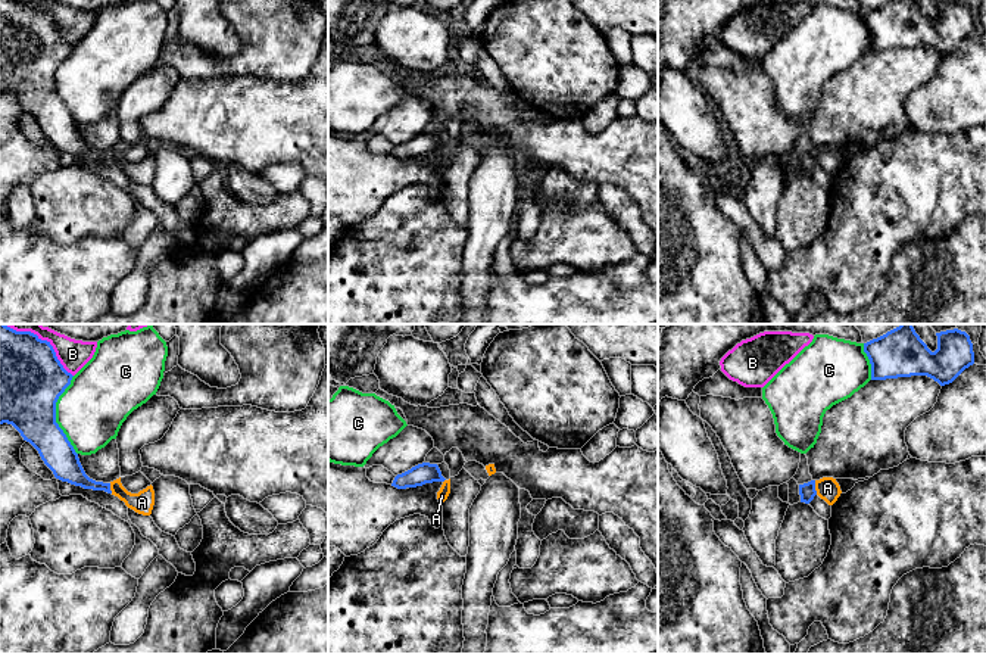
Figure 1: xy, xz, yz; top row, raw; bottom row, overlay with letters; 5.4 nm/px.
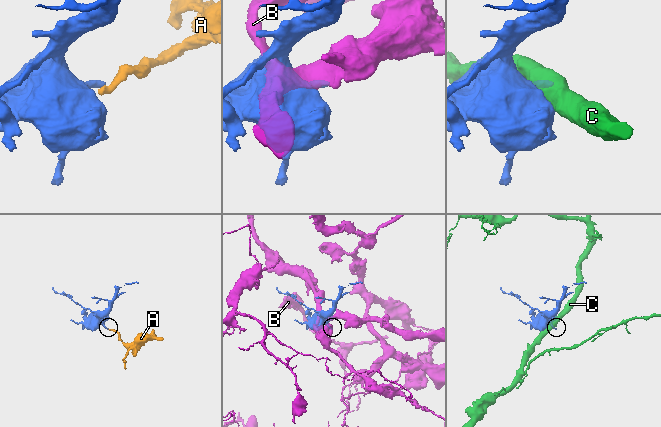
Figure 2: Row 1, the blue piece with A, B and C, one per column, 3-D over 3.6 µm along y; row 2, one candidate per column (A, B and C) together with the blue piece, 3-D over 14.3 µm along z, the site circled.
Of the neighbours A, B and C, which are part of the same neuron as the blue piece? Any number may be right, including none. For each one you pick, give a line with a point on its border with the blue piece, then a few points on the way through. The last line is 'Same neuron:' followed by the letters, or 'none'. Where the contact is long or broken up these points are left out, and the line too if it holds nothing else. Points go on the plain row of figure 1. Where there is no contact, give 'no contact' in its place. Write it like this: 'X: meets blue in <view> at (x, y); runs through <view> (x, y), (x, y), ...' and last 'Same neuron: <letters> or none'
Same neuron: none

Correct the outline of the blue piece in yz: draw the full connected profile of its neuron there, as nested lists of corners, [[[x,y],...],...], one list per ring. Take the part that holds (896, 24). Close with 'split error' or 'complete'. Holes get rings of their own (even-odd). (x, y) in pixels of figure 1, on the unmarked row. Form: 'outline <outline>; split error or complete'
outline [[[890,0],[864,13],[864,22],[871,34],[871,50],[927,46],[940,56],[952,53],[974,34],[973,13],[961,0],[946,0],[936,6],[934,22],[915,0]]]; complete

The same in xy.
outline [[[0,0],[0,94],[12,94],[38,121],[56,149],[112,164],[110,153],[85,144],[56,93],[56,72],[72,47],[50,12],[31,1]]]; complete

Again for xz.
outline [[[422,133],[402,144],[397,144],[391,156],[397,159],[406,159],[444,150],[446,149],[441,146],[441,141],[437,134]]]; complete

